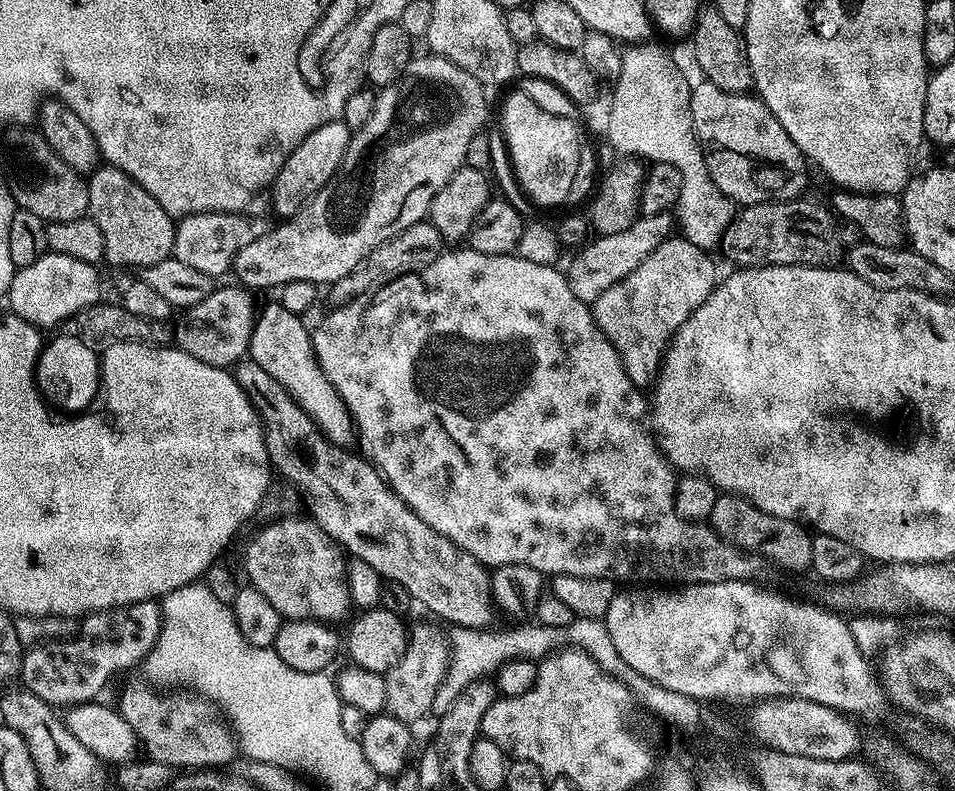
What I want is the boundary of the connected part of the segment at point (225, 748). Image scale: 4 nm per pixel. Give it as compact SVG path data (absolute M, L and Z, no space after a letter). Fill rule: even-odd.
M148 684L126 685L120 692L120 704L118 703L120 717L136 735L139 747L147 759L173 770L220 770L223 769L223 764L230 763L238 756L238 739L232 725L207 696L201 696L195 690L159 692L158 689L151 688L156 686Z

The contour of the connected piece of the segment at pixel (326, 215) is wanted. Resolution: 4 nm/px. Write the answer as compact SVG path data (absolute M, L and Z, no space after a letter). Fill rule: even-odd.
M435 54L427 55L417 55L408 63L406 70L393 84L379 89L374 114L370 114L370 122L366 122L366 126L353 131L352 141L348 144L344 161L340 163L334 178L330 178L328 185L319 194L313 196L295 216L280 222L277 228L269 227L258 238L254 238L254 242L250 242L250 246L242 246L242 250L236 255L234 273L236 272L237 278L240 279L237 281L243 287L249 290L257 290L256 288L276 290L286 282L310 282L317 286L337 284L342 278L346 278L346 274L350 274L355 270L375 248L381 248L386 241L393 240L402 230L421 223L427 217L428 207L434 198L434 194L438 194L438 190L442 190L442 186L446 186L446 182L450 182L450 178L458 169L465 167L470 142L477 134L485 131L484 123L488 120L488 100L484 97L484 92L486 93L485 85L480 84L478 78L474 78L474 74L466 74L466 70L454 66L454 62Z

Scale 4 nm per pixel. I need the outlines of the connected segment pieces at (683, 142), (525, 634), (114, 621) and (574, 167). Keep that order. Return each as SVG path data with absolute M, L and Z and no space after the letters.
M650 44L625 47L622 55L621 76L616 81L612 109L608 112L606 142L621 157L674 166L674 170L682 174L679 231L685 240L694 242L694 246L715 249L730 226L734 205L722 194L722 190L718 190L718 186L714 186L706 170L700 143L692 129L690 84L684 81L679 66L666 53L654 50Z
M576 618L573 619L572 625L568 629L546 626L539 622L531 623L526 625L525 628L512 628L509 632L453 627L450 632L448 677L445 678L434 698L433 709L440 714L447 712L452 703L468 689L469 684L475 680L483 680L489 674L499 672L500 668L510 660L523 658L539 662L545 656L567 644L573 648L581 648L583 652L588 652L592 658L600 663L604 670L611 673L612 676L617 676L619 680L625 682L640 680L638 670L634 670L630 666L626 666L626 662L622 662L622 654L618 654L614 641L610 638L610 630L604 625L603 620Z
M155 600L89 612L79 621L80 633L73 640L56 640L41 648L29 647L21 658L19 679L24 679L24 688L53 706L95 701L111 676L134 667L139 660L147 661L150 650L158 642L163 621L161 605Z
M513 90L504 100L504 109L500 112L500 124L504 127L504 140L508 143L508 156L512 159L512 168L516 171L516 180L524 187L524 192L536 204L552 208L555 204L564 204L570 194L570 185L574 183L574 174L578 174L578 154L582 137L576 129L576 120L558 118L536 105L525 92Z

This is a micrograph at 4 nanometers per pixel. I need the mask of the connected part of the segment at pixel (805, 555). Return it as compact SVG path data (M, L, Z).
M731 494L717 495L714 510L710 517L710 527L720 535L726 543L746 552L759 554L761 557L774 560L780 567L790 572L808 572L811 569L813 533L799 520L774 518L766 514L766 510L758 510L746 498Z

